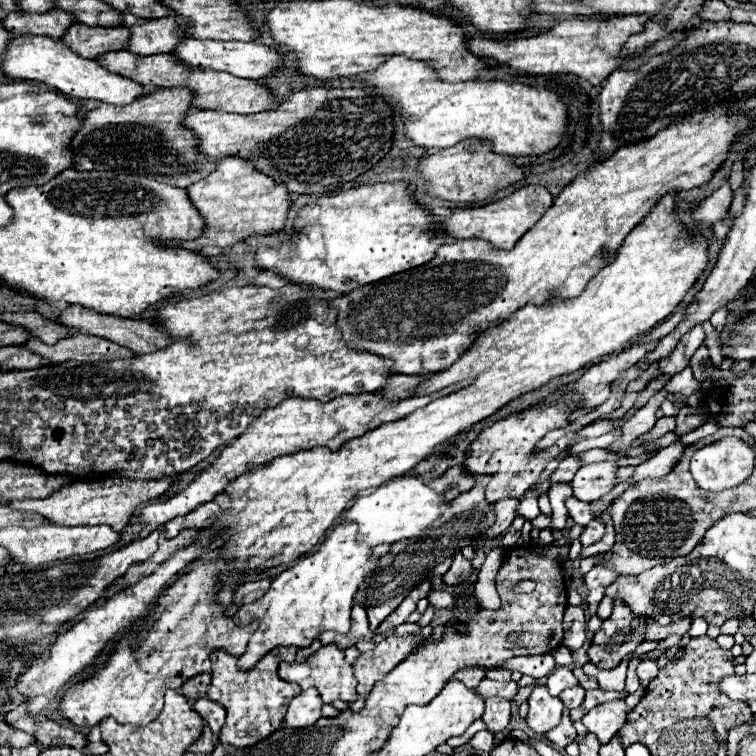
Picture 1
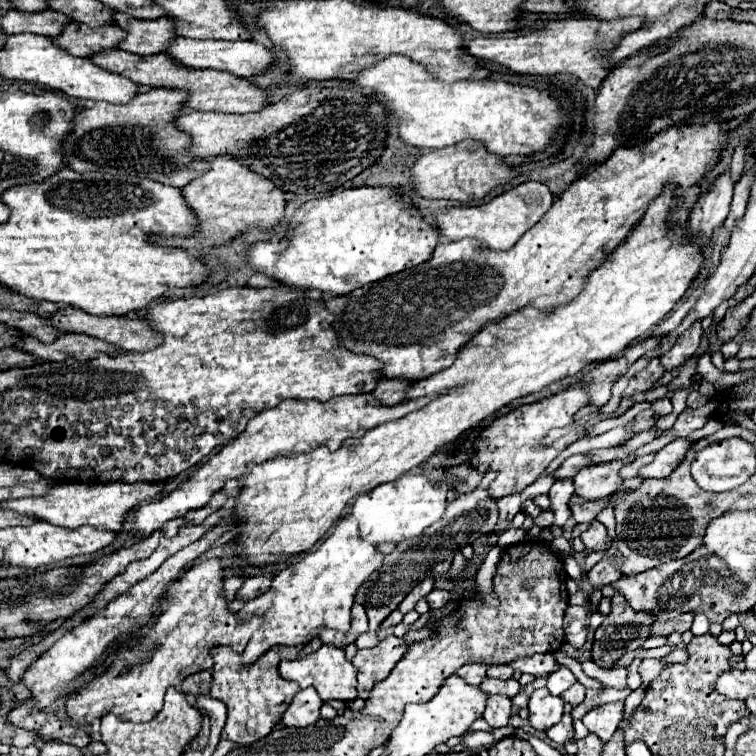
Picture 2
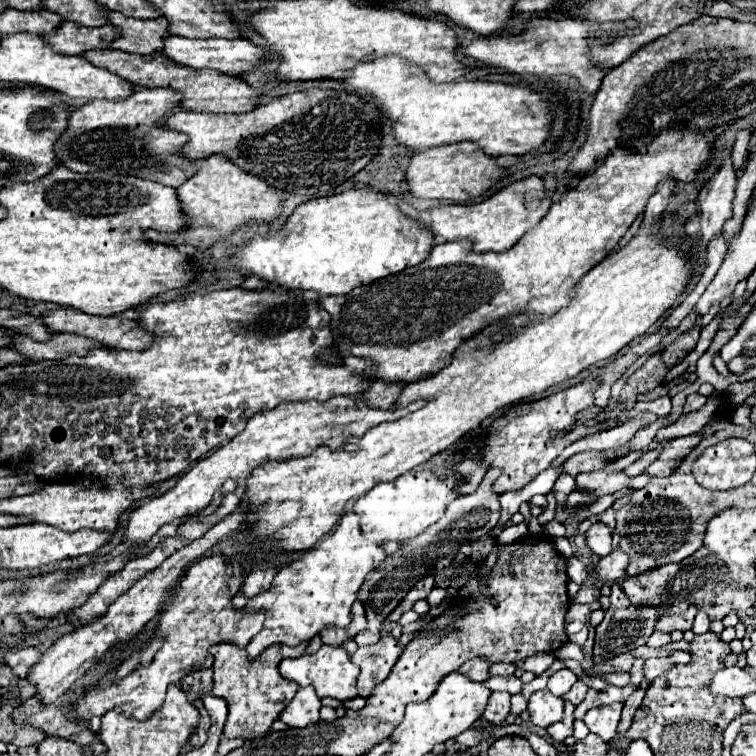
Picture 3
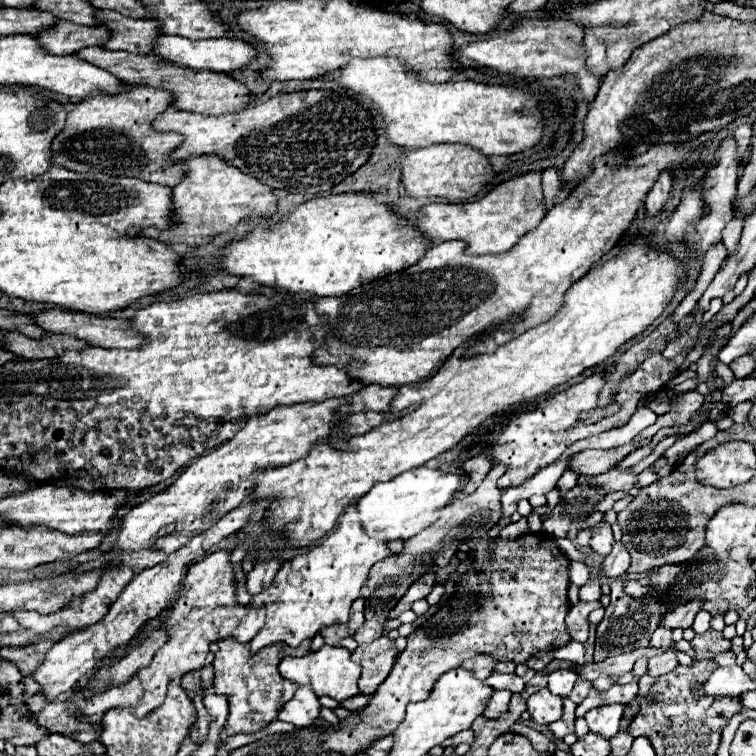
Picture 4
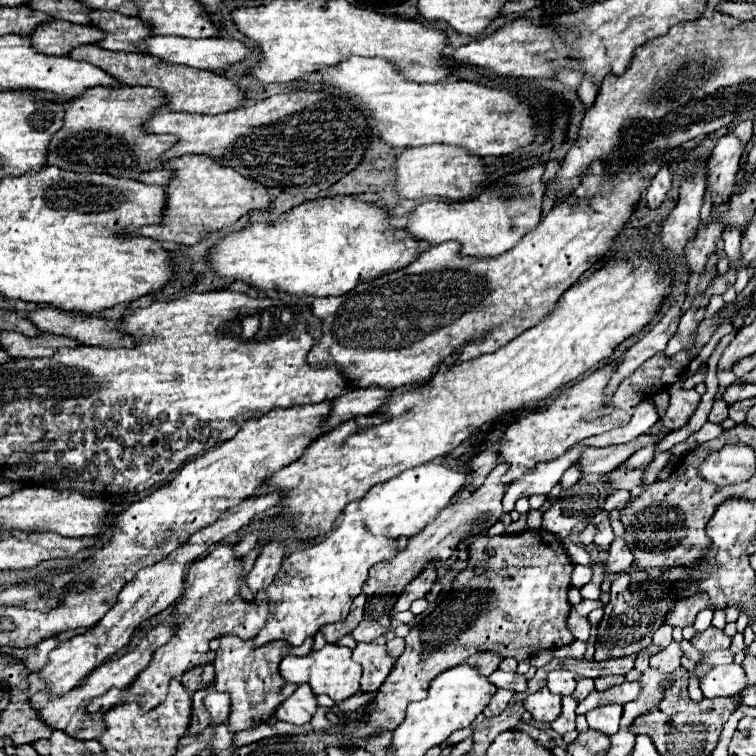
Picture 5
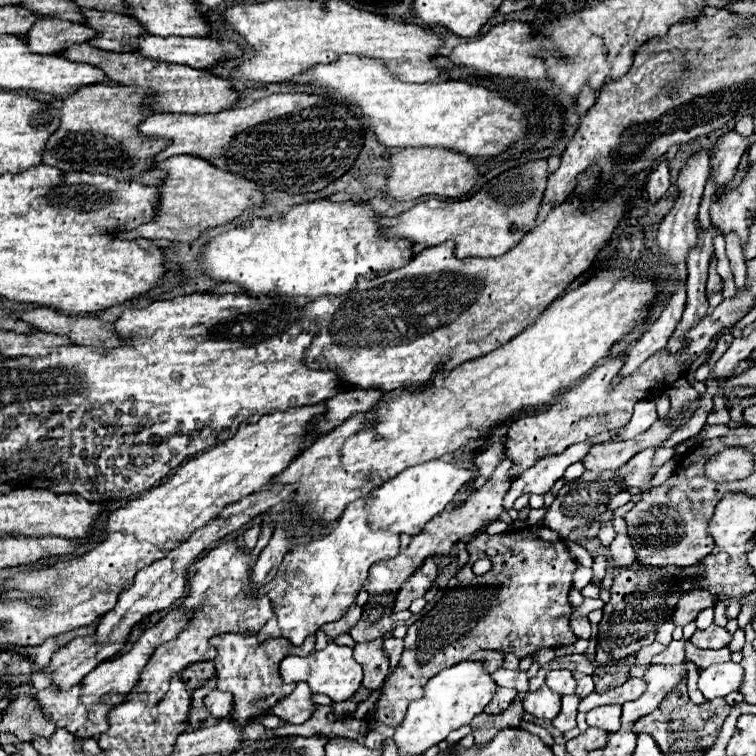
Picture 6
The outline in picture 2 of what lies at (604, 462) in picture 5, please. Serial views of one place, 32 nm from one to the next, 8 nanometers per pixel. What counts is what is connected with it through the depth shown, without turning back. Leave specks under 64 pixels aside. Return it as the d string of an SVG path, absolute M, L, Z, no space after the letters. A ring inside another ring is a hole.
M584 454L570 456L570 458L566 458L566 460L560 464L560 468L554 472L554 478L556 478L556 480L562 480L562 478L574 478L576 472L582 470L582 468L586 468L586 466L590 466L590 462L586 460Z

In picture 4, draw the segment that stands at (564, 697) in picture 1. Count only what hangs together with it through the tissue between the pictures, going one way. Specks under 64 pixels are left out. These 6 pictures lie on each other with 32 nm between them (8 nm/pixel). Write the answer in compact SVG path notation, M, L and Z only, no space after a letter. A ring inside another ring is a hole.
M576 680L576 684L574 684L574 688L572 688L572 692L568 694L568 698L574 702L574 704L580 704L584 698L586 698L586 694L588 694L588 690L592 688L592 684L588 682L588 680Z

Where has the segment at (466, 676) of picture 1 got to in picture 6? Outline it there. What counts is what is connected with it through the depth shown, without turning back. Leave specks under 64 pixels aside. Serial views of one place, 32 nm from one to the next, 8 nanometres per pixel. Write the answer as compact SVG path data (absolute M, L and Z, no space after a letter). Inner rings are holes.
M480 650L480 652L476 652L472 658L470 658L472 662L480 662L480 664L484 664L486 666L486 672L494 672L494 670L498 670L500 666L502 666L502 660L504 660L504 654L502 652L490 652L490 650Z

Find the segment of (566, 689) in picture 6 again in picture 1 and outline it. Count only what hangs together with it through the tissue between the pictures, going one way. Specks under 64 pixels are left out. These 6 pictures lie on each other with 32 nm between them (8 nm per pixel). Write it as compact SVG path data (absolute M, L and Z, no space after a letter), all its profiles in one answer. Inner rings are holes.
M566 666L556 668L556 670L548 676L548 680L546 680L546 688L548 688L548 692L550 692L552 696L560 696L562 690L572 688L572 686L576 686L576 684L578 684L578 680L574 678L572 670L566 668Z

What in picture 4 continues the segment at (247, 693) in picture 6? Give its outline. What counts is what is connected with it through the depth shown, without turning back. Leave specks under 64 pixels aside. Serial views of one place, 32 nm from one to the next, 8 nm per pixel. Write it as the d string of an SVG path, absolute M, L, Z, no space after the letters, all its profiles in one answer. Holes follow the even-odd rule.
M232 638L220 640L210 646L214 654L214 692L224 694L230 704L230 716L226 722L226 734L254 734L266 728L272 720L276 720L280 708L294 696L298 684L290 682L278 675L278 664L286 656L302 656L310 648L310 640L304 640L298 648L290 648L286 644L272 644L262 648L258 654L250 654L248 644L240 644Z

